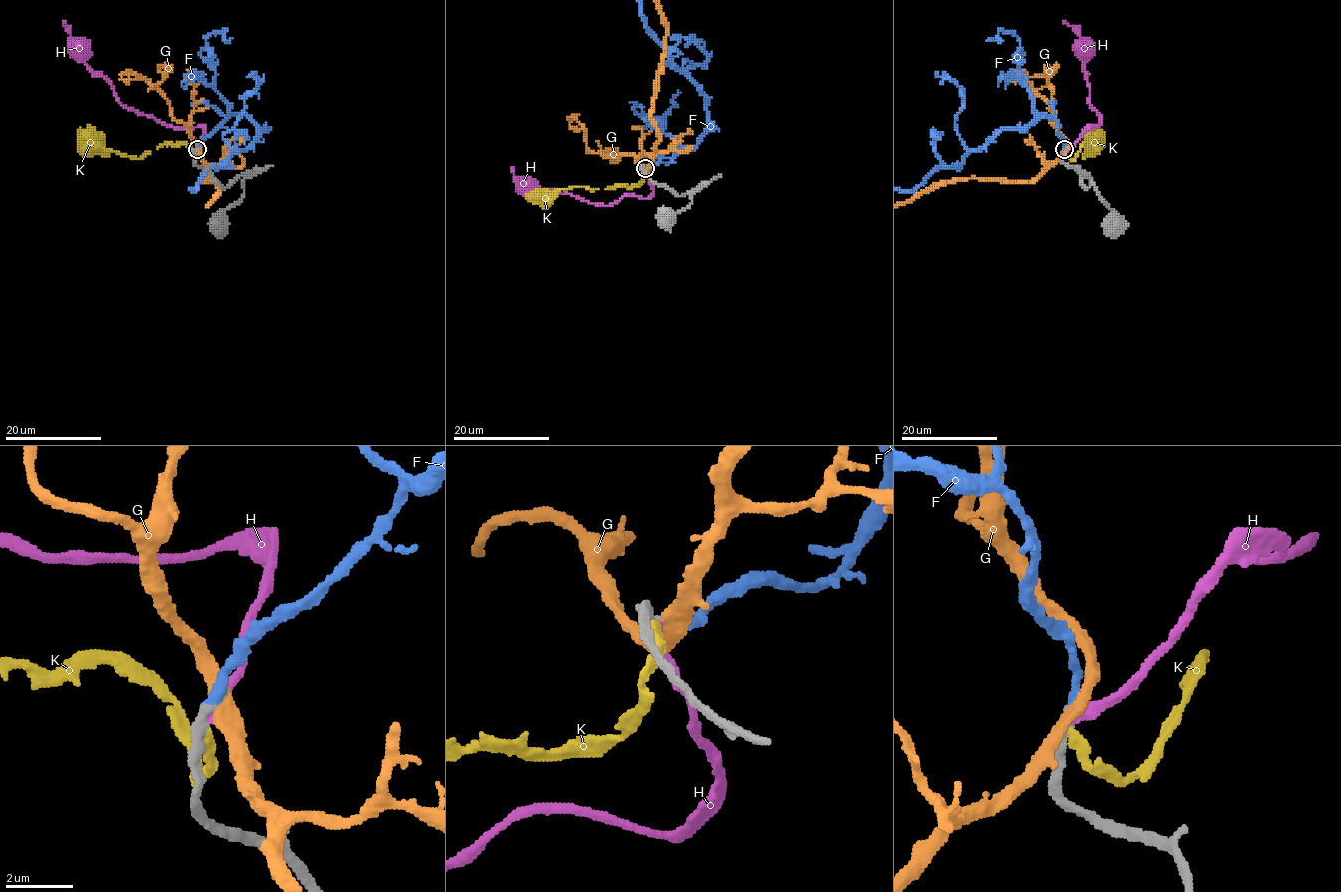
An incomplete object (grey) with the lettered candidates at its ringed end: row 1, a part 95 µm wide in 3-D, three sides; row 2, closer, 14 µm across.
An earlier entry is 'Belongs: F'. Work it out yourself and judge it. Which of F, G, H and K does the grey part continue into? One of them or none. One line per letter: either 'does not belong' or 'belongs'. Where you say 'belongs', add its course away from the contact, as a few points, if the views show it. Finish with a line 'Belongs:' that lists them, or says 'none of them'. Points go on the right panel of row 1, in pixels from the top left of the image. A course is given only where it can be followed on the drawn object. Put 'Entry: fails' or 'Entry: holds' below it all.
F: belongs
G: does not belong
H: does not belong
K: does not belong
Belongs: F
Entry: holds

